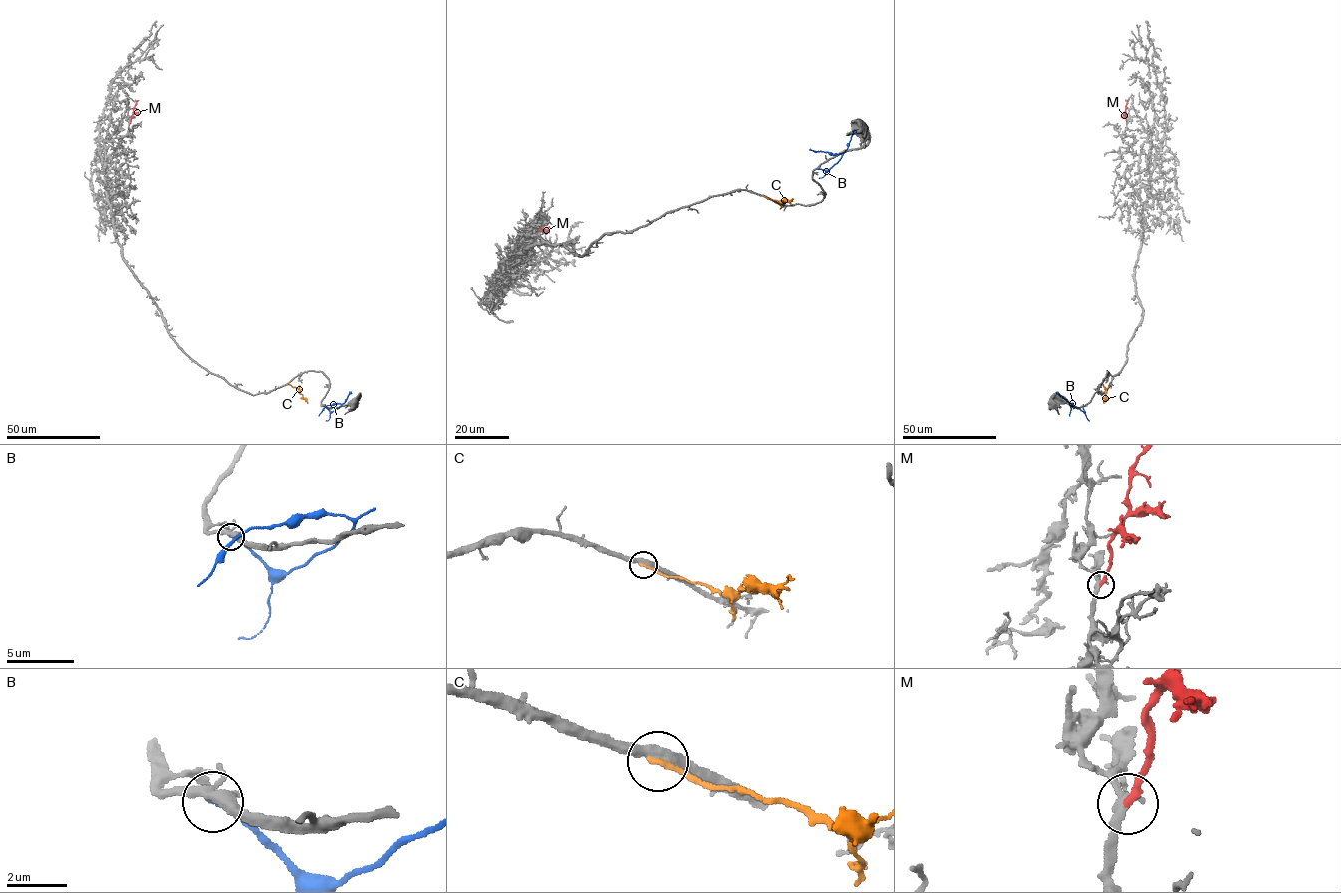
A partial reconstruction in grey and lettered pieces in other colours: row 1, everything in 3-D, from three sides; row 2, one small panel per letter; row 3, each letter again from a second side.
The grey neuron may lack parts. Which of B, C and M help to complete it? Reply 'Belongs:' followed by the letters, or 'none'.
Belongs: M

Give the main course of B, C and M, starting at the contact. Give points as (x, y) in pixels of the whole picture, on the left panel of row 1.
B: (324, 406), (332, 411), (341, 405), (327, 405), (318, 416)
C: (287, 384), (296, 387), (307, 403)
M: (130, 123), (138, 100)

